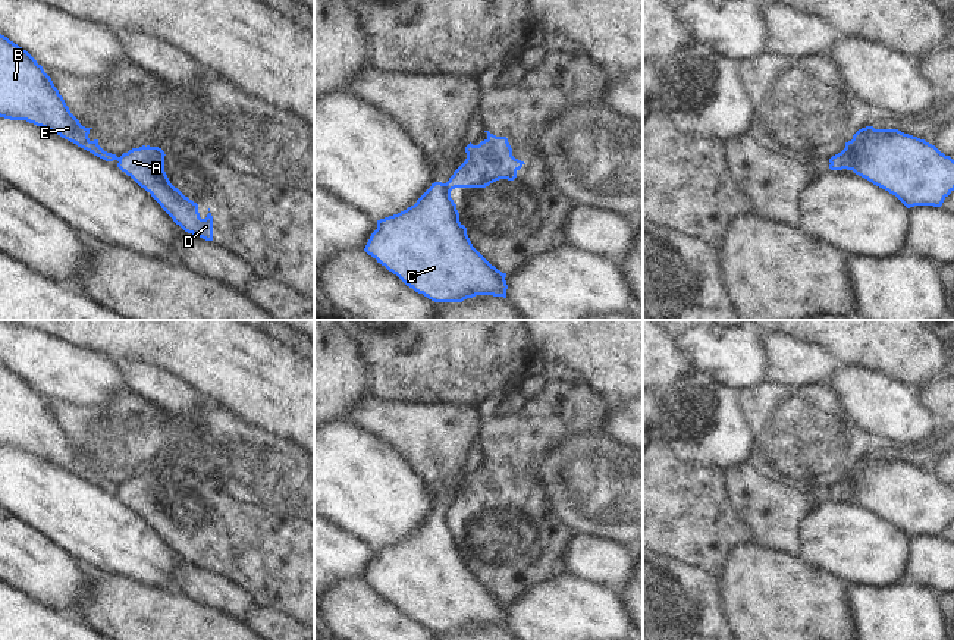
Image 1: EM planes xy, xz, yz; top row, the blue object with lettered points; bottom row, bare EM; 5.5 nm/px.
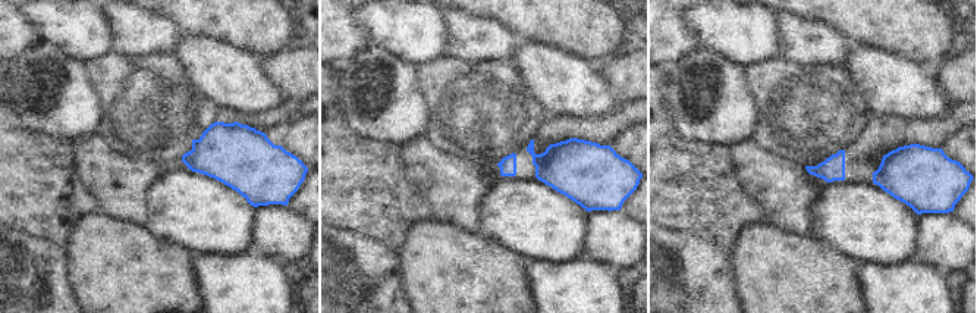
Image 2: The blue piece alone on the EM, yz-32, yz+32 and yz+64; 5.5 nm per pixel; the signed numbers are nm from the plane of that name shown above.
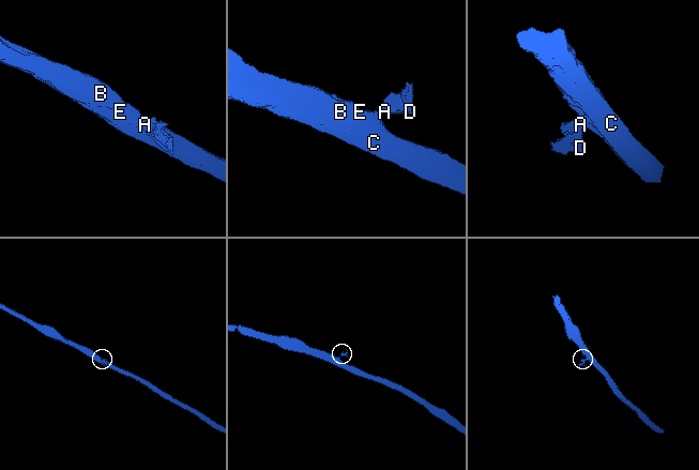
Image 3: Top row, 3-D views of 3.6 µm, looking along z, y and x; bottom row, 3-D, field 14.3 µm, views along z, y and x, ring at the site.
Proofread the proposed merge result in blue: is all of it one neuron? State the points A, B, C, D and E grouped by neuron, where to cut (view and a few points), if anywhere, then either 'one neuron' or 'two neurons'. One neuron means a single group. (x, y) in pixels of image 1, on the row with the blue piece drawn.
A D / B C E; cut in yz along (838, 153), (844, 168); two neurons

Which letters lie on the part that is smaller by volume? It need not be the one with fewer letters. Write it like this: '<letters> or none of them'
A, D.

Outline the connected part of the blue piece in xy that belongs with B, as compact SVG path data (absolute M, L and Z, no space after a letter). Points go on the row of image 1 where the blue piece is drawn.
M0 34L0 117L26 120L45 128L94 156L113 161L119 157L91 141L85 128L70 113L51 78L22 47Z

